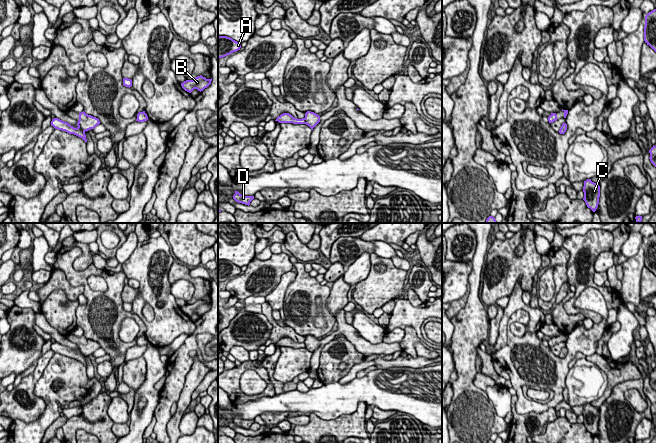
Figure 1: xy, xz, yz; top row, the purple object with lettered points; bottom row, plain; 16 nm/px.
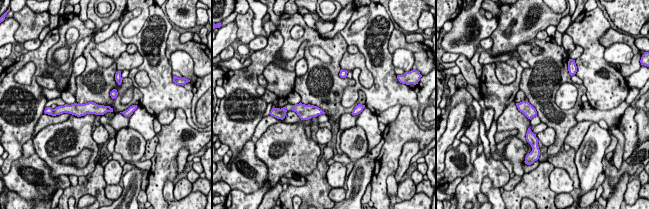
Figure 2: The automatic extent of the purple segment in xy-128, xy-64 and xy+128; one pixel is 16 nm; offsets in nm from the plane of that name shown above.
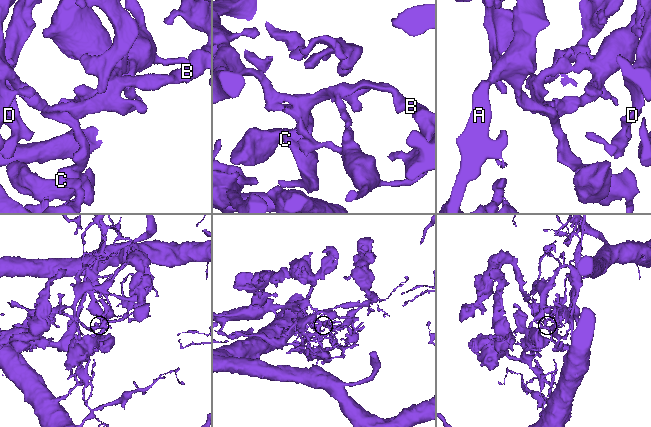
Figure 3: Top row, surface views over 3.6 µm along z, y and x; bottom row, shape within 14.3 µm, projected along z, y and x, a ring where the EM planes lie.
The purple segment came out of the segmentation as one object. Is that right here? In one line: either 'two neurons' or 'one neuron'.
two neurons

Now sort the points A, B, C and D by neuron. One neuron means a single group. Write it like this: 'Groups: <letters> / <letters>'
Groups: A D / B C

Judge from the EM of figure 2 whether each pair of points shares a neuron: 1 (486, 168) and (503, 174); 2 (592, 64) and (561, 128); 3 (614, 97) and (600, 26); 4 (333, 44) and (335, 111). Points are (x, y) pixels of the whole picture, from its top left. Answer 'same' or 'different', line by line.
1: same
2: different
3: same
4: same

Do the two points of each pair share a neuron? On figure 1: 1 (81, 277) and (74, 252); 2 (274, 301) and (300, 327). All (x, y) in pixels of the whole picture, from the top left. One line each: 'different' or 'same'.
1: same
2: different

